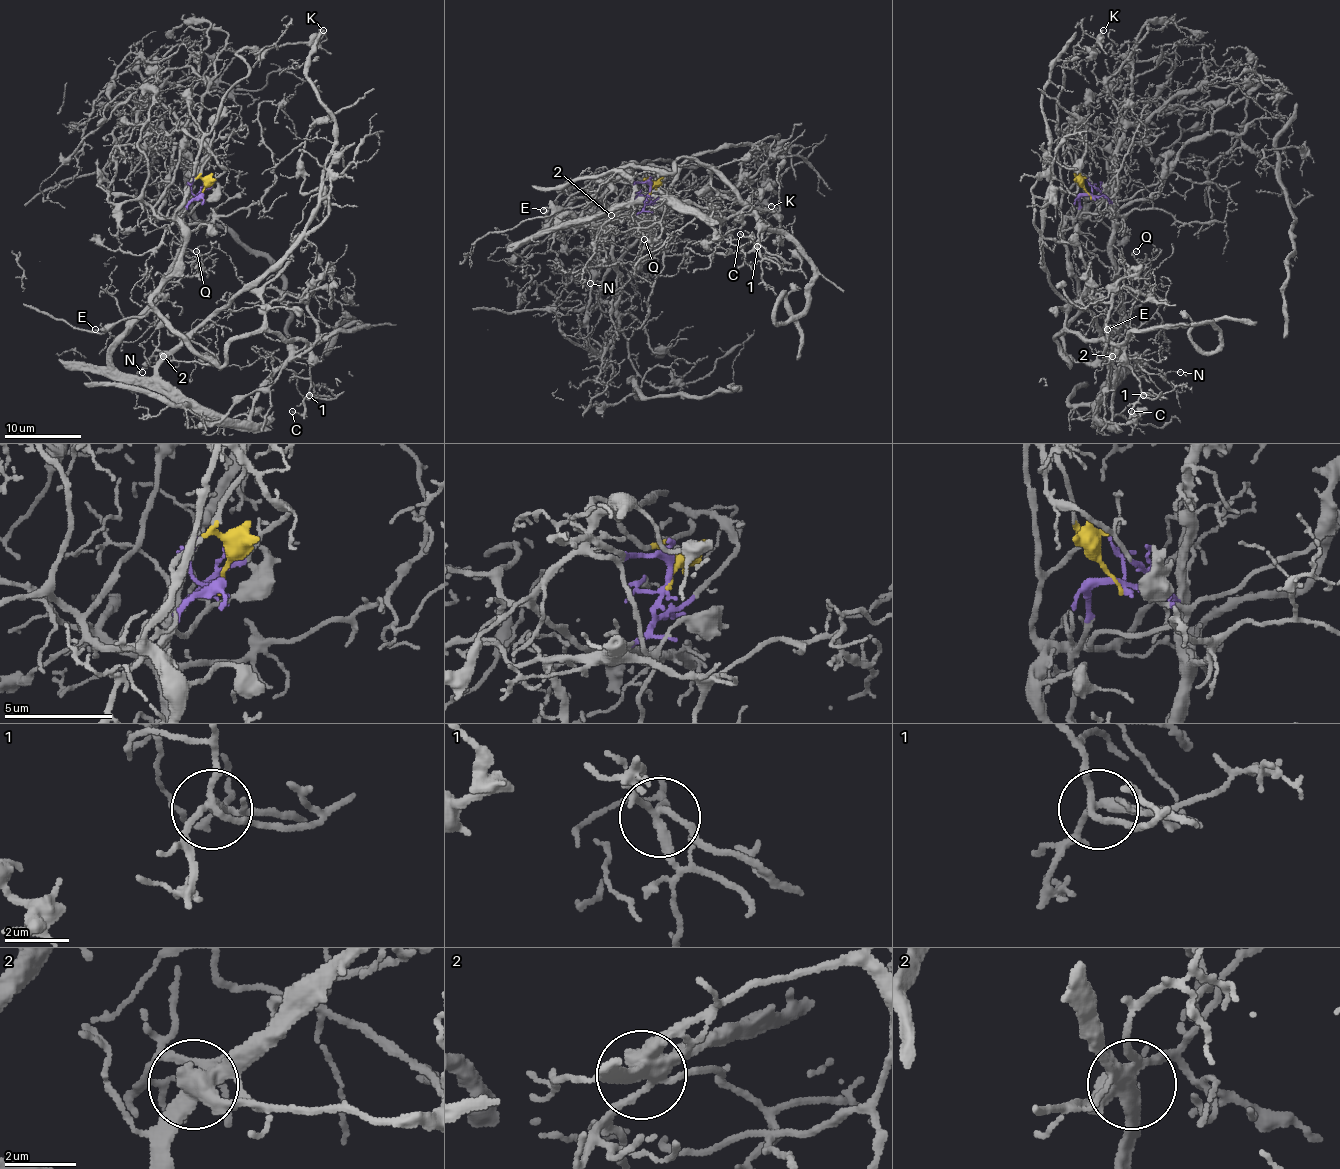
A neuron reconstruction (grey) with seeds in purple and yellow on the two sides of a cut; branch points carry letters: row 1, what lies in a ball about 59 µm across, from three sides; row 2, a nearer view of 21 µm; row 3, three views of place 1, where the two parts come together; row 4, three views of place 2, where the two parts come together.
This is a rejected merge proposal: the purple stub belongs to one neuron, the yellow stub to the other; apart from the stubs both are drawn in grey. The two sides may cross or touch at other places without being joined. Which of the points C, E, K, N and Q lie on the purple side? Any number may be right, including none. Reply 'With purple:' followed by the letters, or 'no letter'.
With purple: C, N, Q

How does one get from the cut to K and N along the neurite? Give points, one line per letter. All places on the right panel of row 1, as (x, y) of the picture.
K: (1090, 195), (1076, 177), (1065, 191), (1059, 175), (1057, 98), (1063, 65), (1084, 48), (1092, 50), (1103, 31)
N: (1090, 195), (1113, 216), (1111, 376), (1123, 351), (1181, 372)

